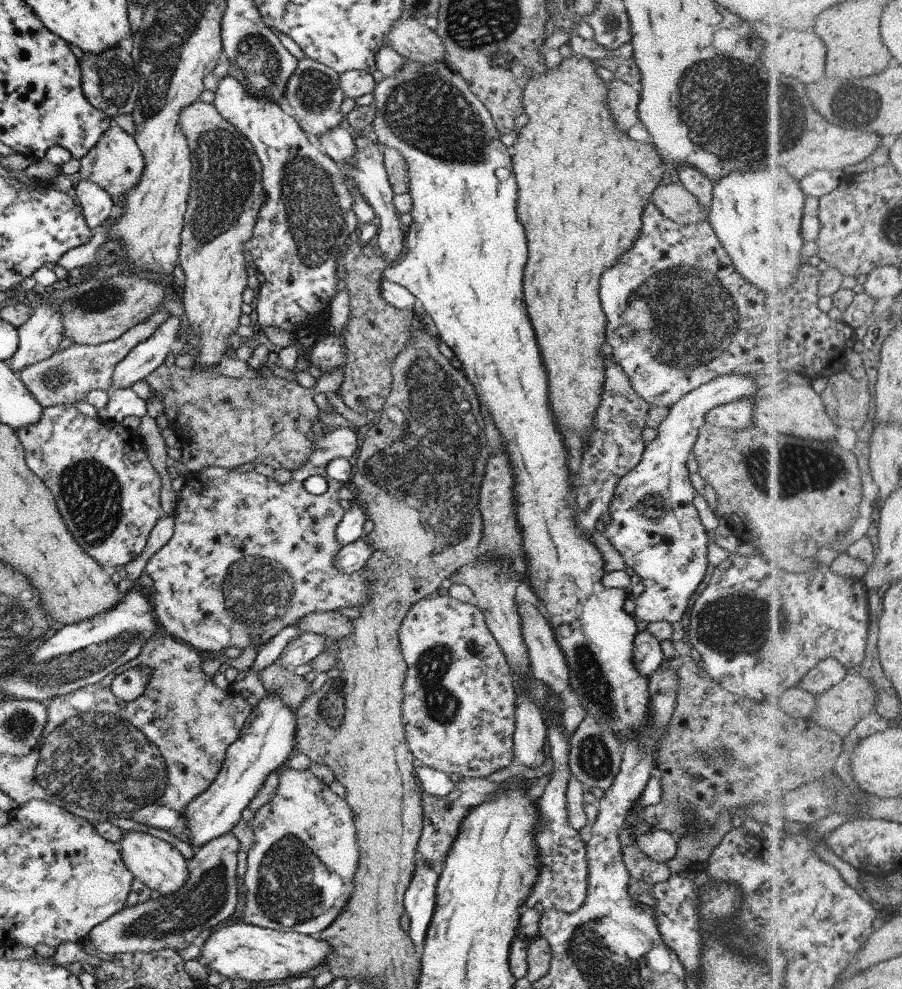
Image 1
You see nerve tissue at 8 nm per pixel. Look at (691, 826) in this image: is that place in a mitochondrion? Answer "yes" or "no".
no

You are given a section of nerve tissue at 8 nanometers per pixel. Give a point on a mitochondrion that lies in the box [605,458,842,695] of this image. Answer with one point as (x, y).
(732, 625)

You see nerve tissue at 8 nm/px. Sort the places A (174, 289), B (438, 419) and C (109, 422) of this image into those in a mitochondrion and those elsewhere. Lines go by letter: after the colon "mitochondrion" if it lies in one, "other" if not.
A: other
B: mitochondrion
C: other

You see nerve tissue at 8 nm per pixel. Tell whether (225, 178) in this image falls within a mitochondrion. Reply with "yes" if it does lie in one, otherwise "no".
yes

